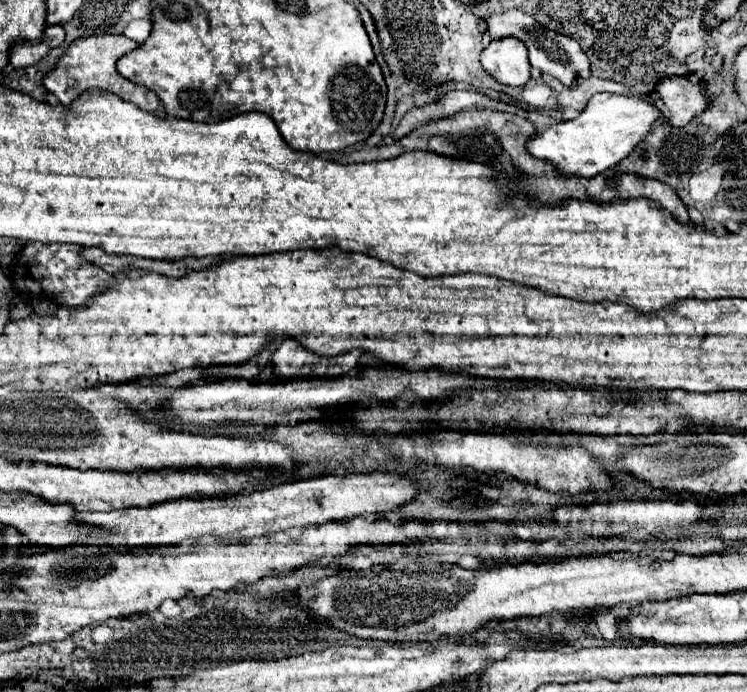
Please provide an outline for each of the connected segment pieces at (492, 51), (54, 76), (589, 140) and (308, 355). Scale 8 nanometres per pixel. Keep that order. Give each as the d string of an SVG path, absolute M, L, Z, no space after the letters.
M515 37L491 41L481 53L481 65L499 83L511 87L523 87L531 77L527 47Z
M97 35L97 37L85 37L85 39L75 39L69 43L67 51L63 53L63 57L59 59L59 63L55 63L55 67L43 77L43 87L53 93L63 105L71 105L71 101L77 99L77 95L81 95L83 91L97 87L109 93L115 93L117 97L121 97L123 101L135 103L137 107L141 107L143 111L161 115L161 103L159 97L149 91L147 87L141 87L125 77L121 77L115 69L115 63L119 57L123 57L125 53L137 49L139 43L135 43L133 39L127 39L125 35Z
M599 93L589 99L579 117L561 121L555 127L535 135L527 143L527 149L531 149L531 155L553 163L563 175L595 177L623 161L637 147L637 143L641 143L653 131L653 125L659 119L661 111L641 97Z
M285 339L279 349L273 353L275 375L279 379L293 379L293 377L307 377L315 375L311 365L321 365L317 355L301 347L295 339Z

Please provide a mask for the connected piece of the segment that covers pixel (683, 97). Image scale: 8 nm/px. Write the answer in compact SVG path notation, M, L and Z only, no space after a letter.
M665 77L659 81L657 93L661 95L663 107L671 113L669 123L675 127L689 125L689 121L711 103L703 85L693 83L689 77Z

